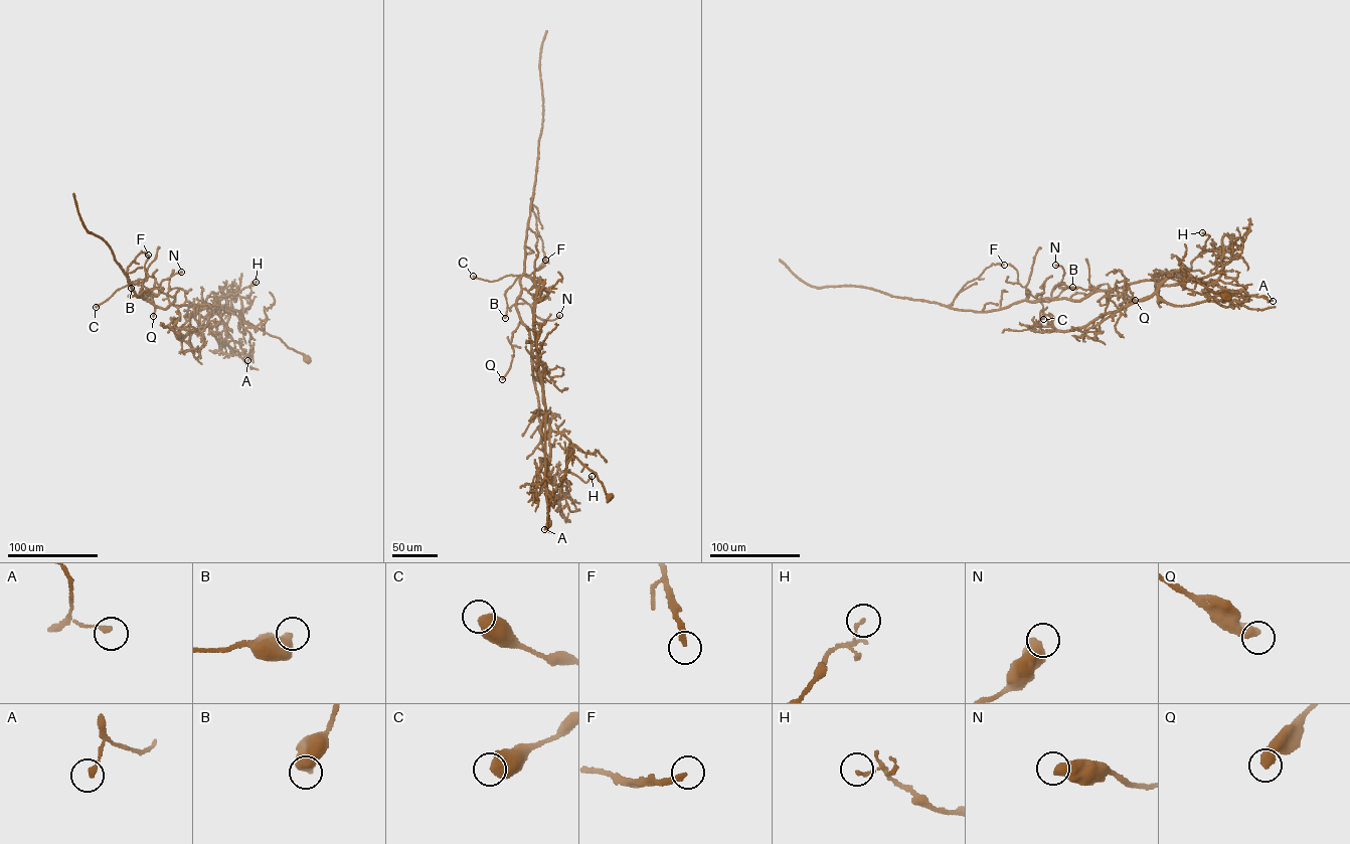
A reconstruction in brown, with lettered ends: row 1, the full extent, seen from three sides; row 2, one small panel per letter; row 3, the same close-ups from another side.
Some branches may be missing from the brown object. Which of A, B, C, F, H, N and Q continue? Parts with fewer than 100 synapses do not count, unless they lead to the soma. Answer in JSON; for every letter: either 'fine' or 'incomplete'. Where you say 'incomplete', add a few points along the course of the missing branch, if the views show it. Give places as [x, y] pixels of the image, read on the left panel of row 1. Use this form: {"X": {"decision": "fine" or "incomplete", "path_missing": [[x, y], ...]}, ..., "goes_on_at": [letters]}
{"A": {"decision": "fine"}, "B": {"decision": "fine"}, "C": {"decision": "fine"}, "F": {"decision": "fine"}, "H": {"decision": "fine"}, "N": {"decision": "fine"}, "Q": {"decision": "fine"}, "goes_on_at": []}

